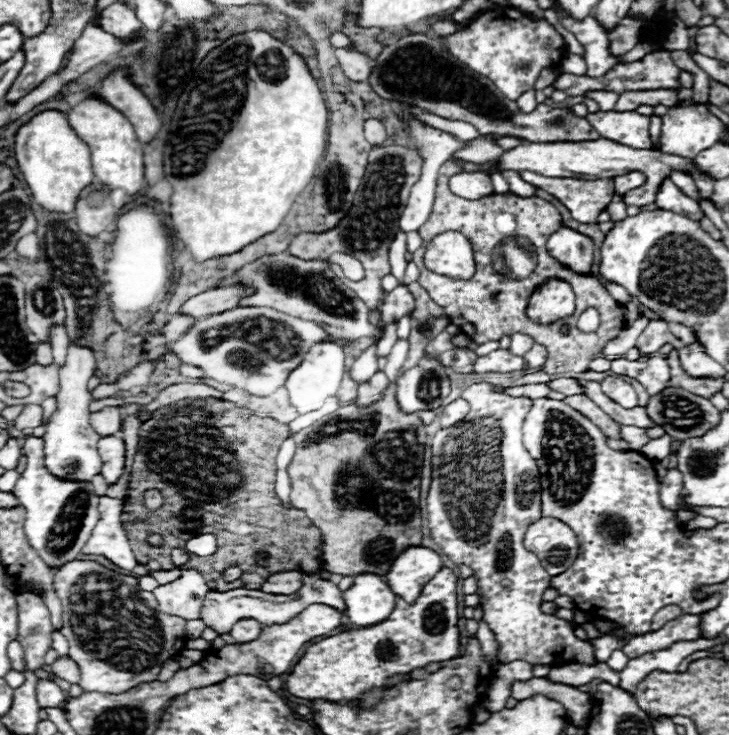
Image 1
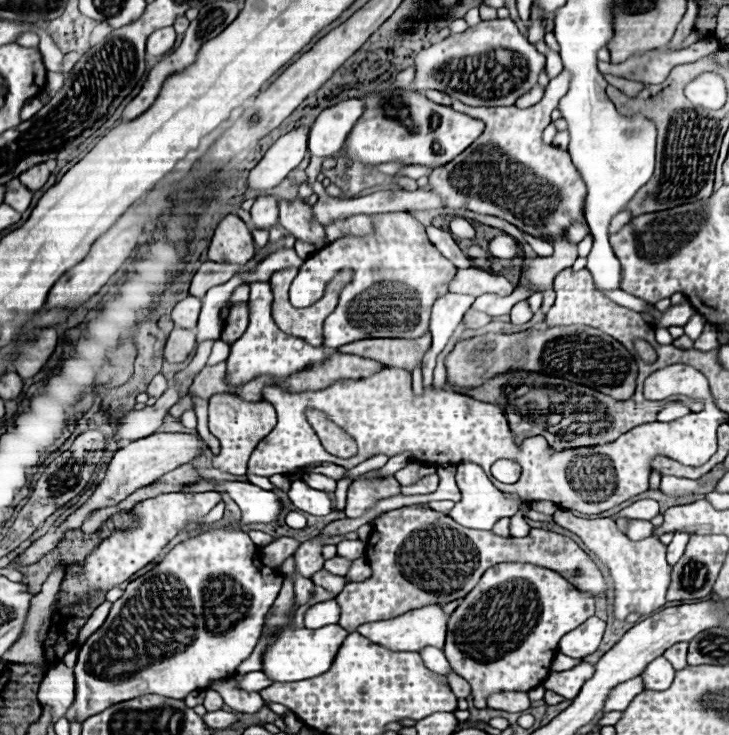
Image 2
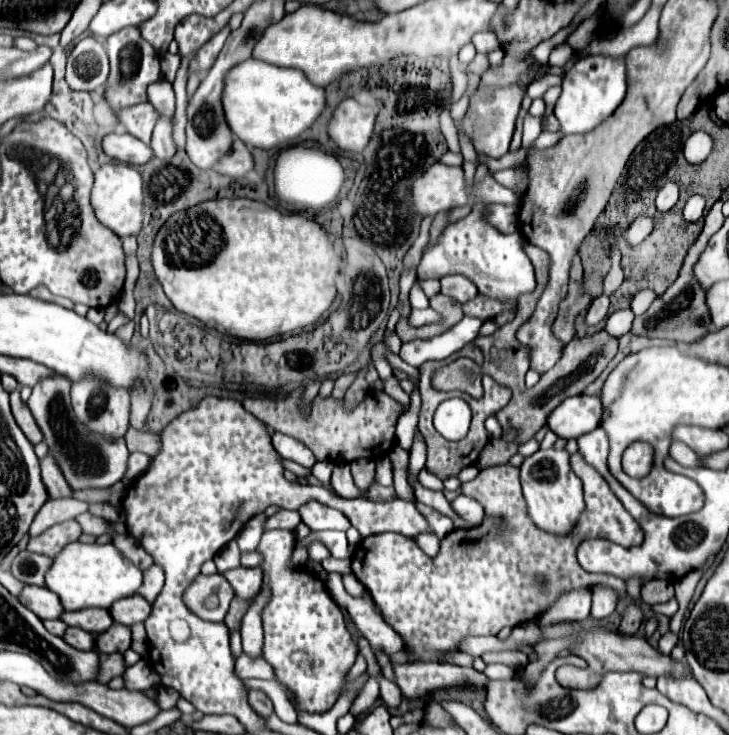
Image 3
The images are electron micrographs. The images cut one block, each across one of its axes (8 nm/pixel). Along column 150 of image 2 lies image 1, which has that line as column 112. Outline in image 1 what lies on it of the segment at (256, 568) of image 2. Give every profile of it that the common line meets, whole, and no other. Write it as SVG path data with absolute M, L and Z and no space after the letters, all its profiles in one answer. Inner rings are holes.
M92 560L68 562L54 580L54 590L62 602L62 634L70 644L70 658L78 664L82 678L80 688L86 692L122 694L136 684L158 678L164 660L174 658L188 642L186 620L158 612L152 592L140 590L138 578L118 574Z

